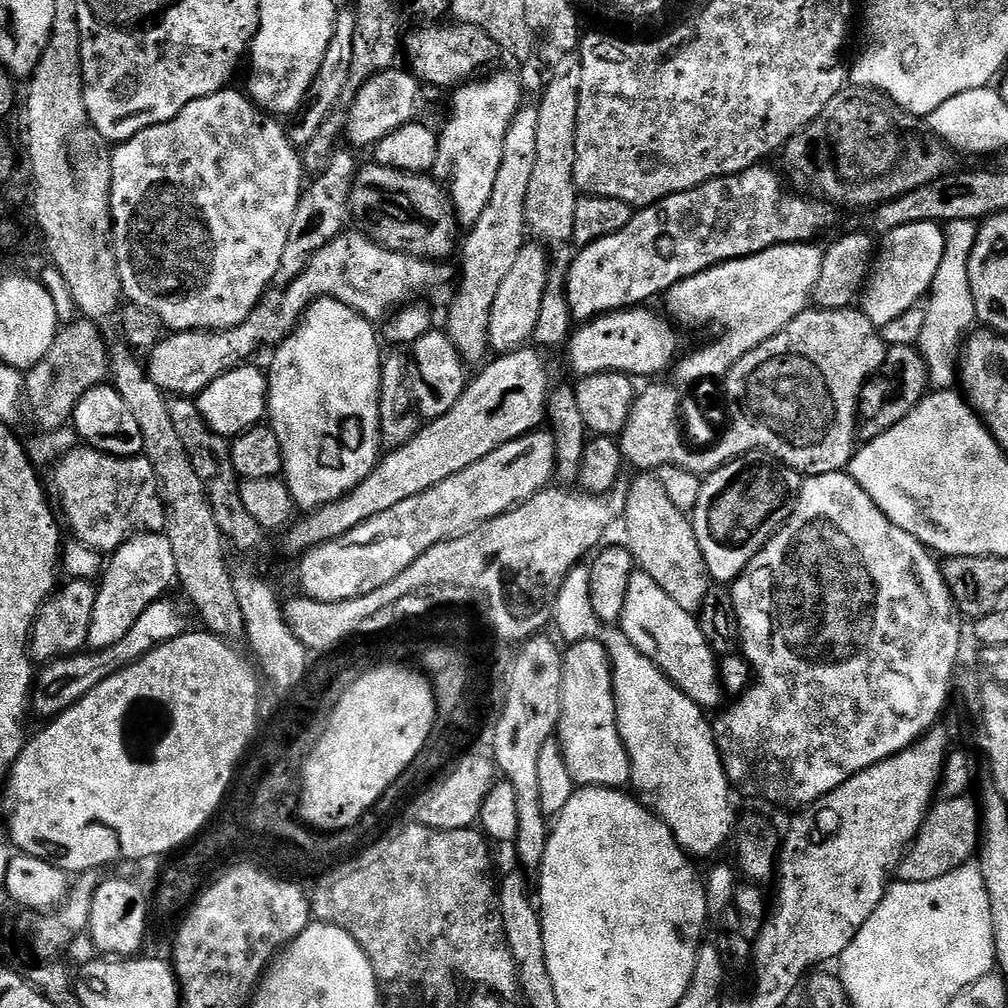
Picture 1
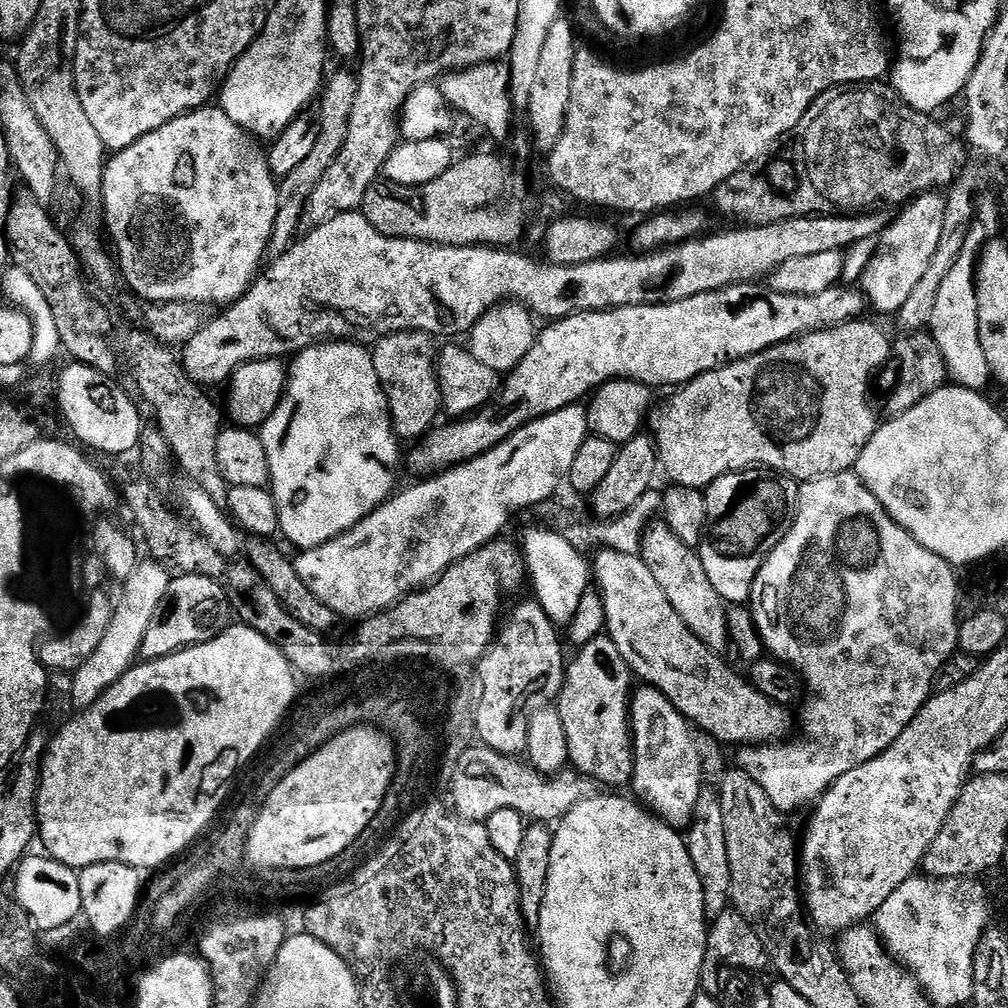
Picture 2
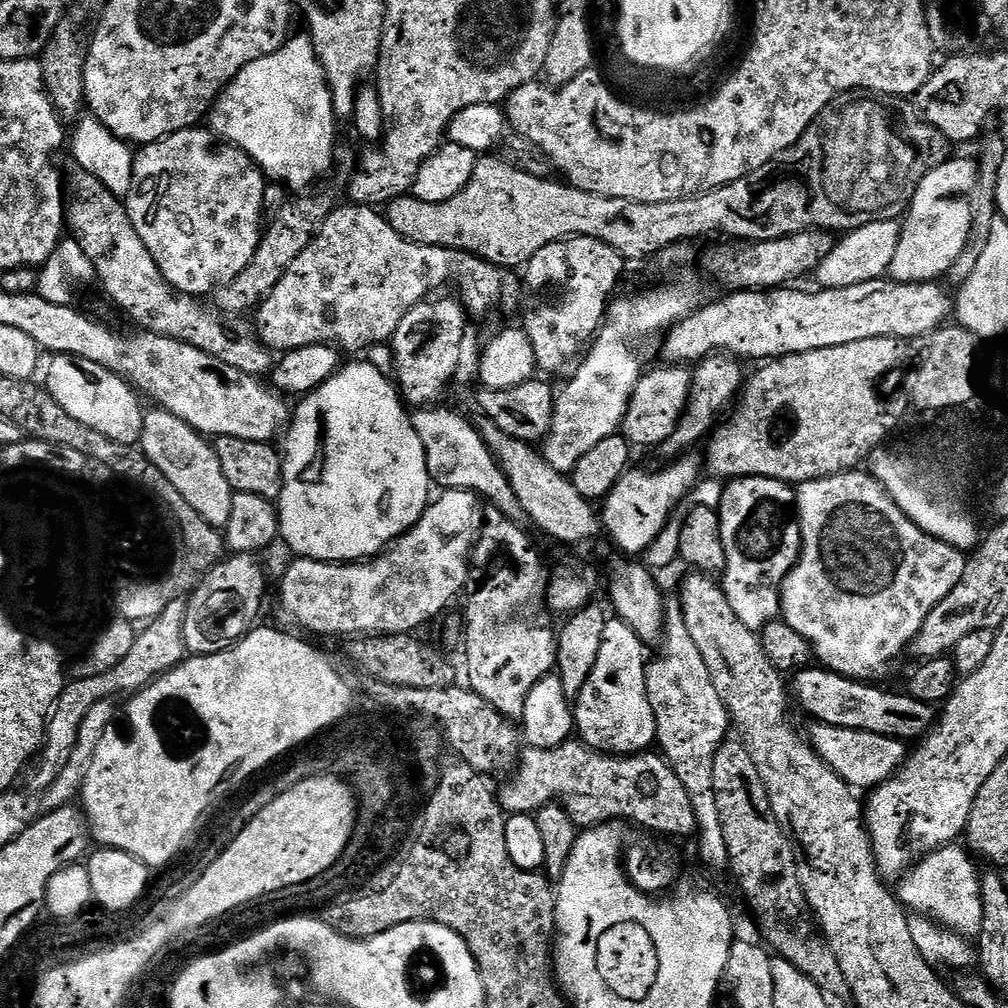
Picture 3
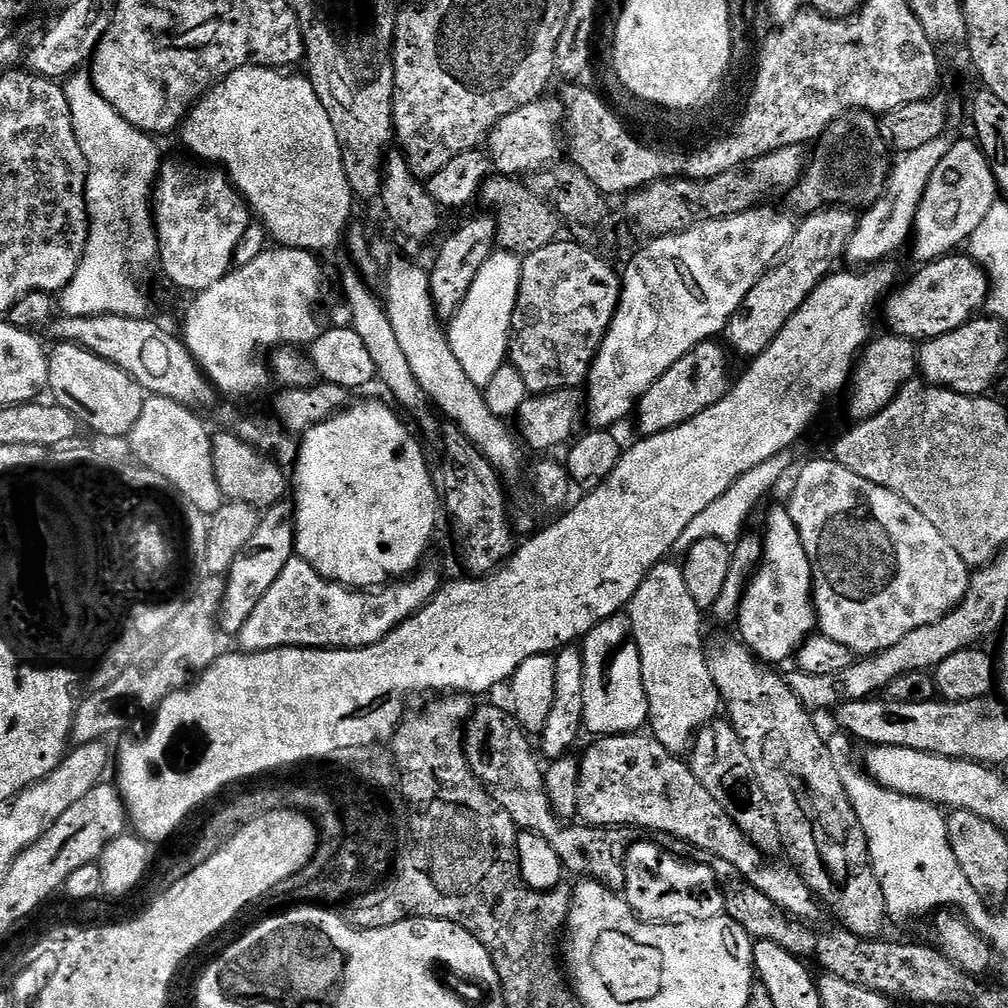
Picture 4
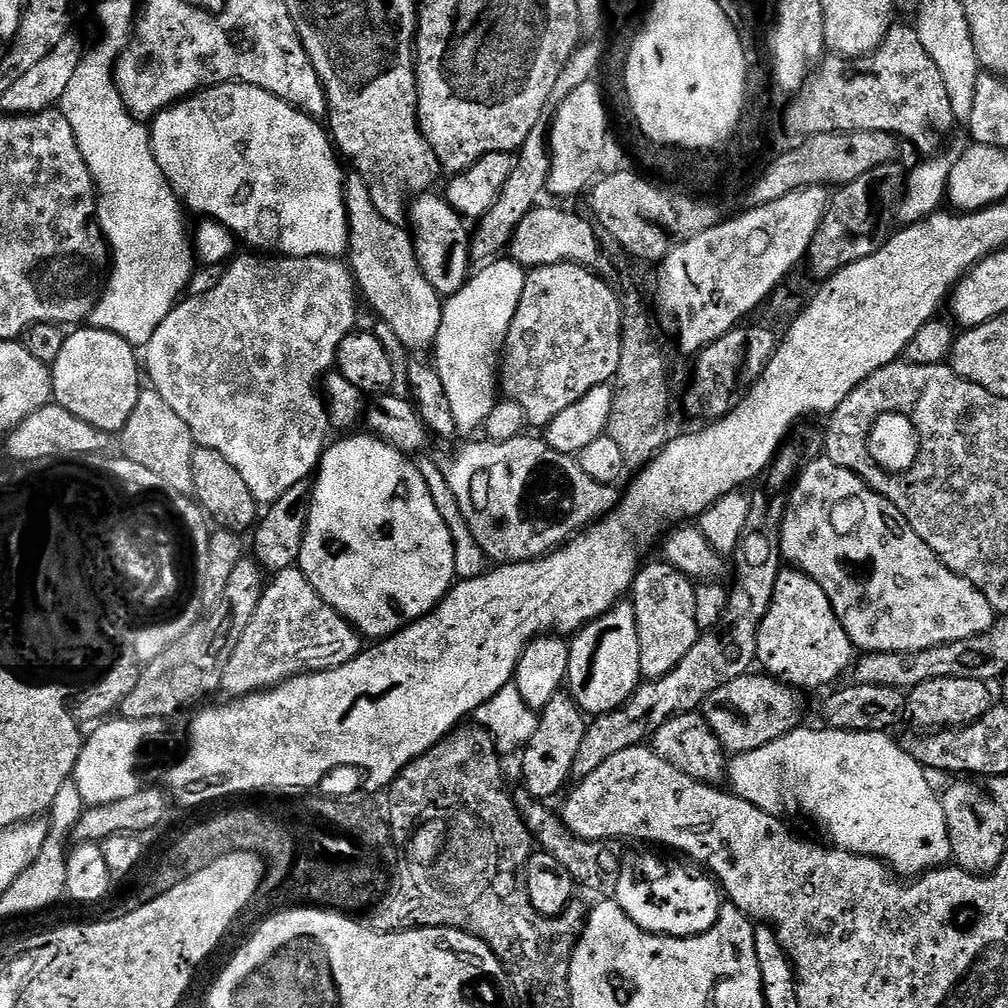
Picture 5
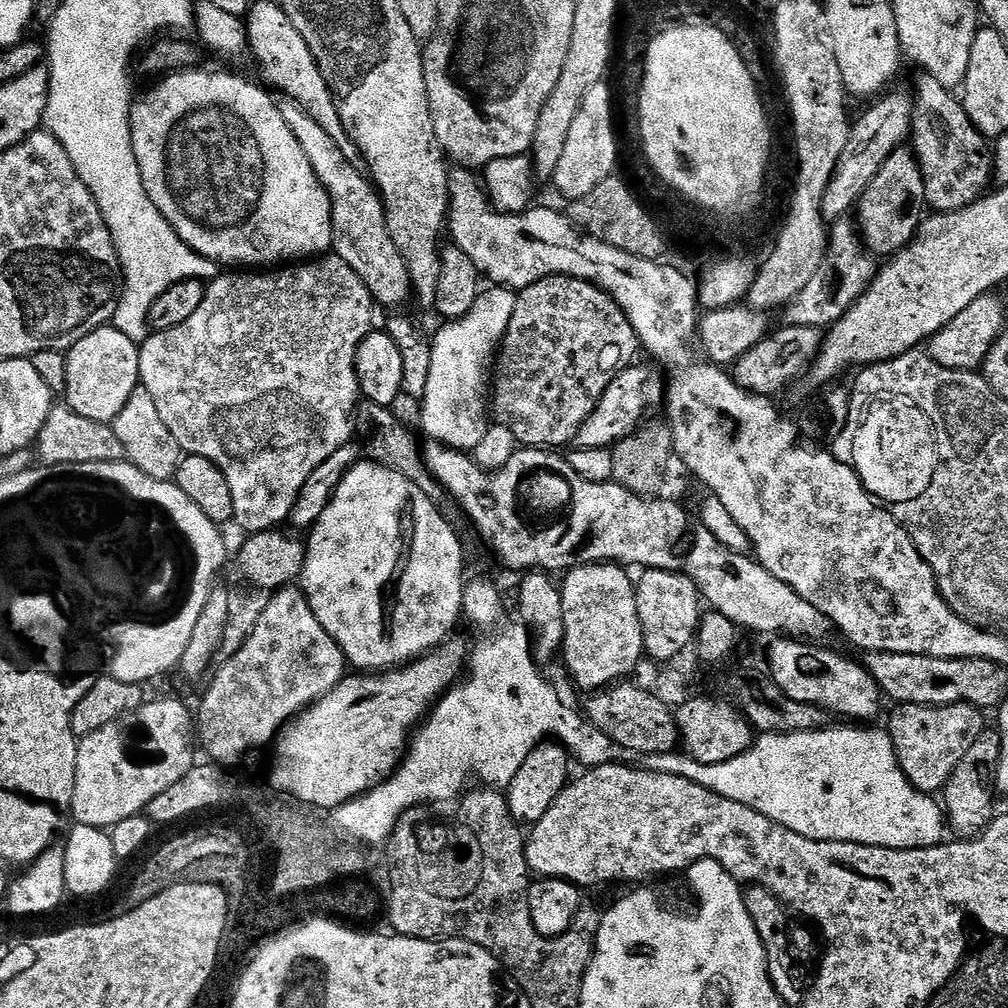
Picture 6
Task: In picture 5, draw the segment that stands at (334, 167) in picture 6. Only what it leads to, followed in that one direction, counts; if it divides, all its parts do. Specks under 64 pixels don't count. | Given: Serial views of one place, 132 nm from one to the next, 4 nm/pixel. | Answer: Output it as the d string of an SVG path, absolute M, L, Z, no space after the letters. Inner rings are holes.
M355 174L349 175L347 177L346 183L344 185L344 201L346 202L346 210L348 211L348 251L347 255L352 256L350 259L350 271L358 285L359 291L362 293L363 299L364 296L368 299L368 304L373 308L377 313L375 314L379 319L384 320L387 325L398 334L398 338L401 339L401 342L405 345L408 350L411 350L413 353L420 354L420 351L423 348L431 349L436 342L436 335L442 324L442 314L444 313L444 305L442 303L442 296L436 292L435 288L430 286L426 278L423 277L422 270L419 269L418 258L415 256L415 248L413 246L413 238L401 225L391 224L386 222L386 218L382 218L382 214L378 214L378 206L374 206L374 202L370 198L370 190L366 186L366 182Z

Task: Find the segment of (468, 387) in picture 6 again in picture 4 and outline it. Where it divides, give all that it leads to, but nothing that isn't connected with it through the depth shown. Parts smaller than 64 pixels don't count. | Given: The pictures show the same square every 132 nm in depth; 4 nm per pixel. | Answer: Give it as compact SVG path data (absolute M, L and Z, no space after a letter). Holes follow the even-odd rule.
M494 251L489 260L482 266L480 272L478 272L469 294L461 303L456 316L451 319L450 325L447 327L448 341L454 350L454 358L458 358L458 363L461 364L462 370L466 370L466 378L470 378L470 382L474 382L474 386L478 386L481 390L487 387L493 376L509 359L512 319L518 302L521 278L521 257L517 256L515 252Z

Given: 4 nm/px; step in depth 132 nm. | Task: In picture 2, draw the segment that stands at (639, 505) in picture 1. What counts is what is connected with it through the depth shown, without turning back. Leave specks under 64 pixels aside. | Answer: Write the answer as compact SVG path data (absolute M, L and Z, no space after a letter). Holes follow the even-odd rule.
M652 522L645 530L641 542L640 559L648 564L650 574L662 586L662 594L670 598L670 606L678 610L678 618L690 626L690 630L703 642L707 648L720 654L729 647L728 638L728 608L724 599L714 590L710 577L706 575L706 566L702 566L702 558L695 547L682 542L665 522Z

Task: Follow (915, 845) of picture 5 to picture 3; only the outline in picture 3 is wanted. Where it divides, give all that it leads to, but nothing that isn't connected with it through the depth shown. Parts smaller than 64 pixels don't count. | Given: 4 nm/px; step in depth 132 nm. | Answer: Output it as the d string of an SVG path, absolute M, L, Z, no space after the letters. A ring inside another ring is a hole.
M960 846L937 848L915 861L914 867L905 871L899 881L898 899L909 913L919 914L944 929L968 934L980 927L981 906L968 897L968 876L974 875L976 868L972 865L973 857L963 847L956 847Z

